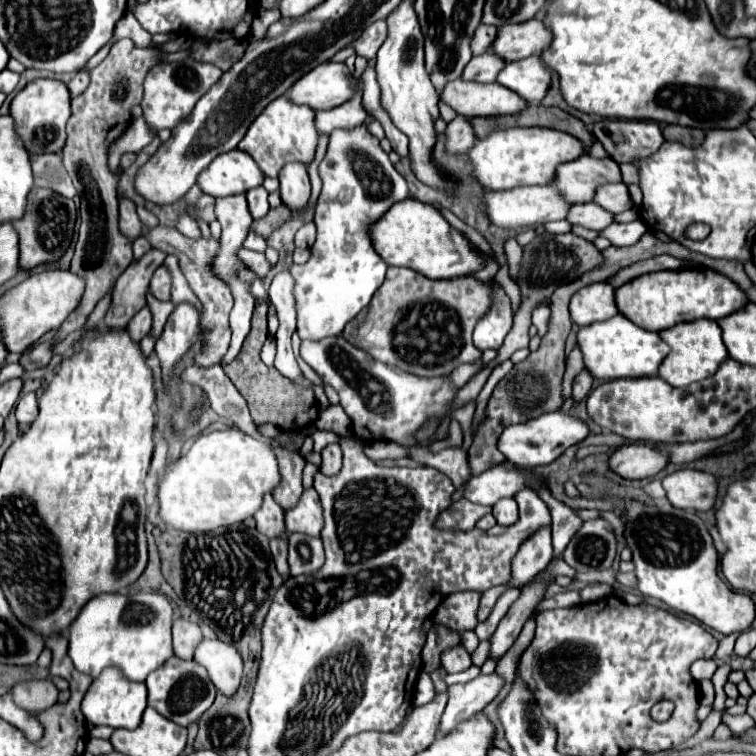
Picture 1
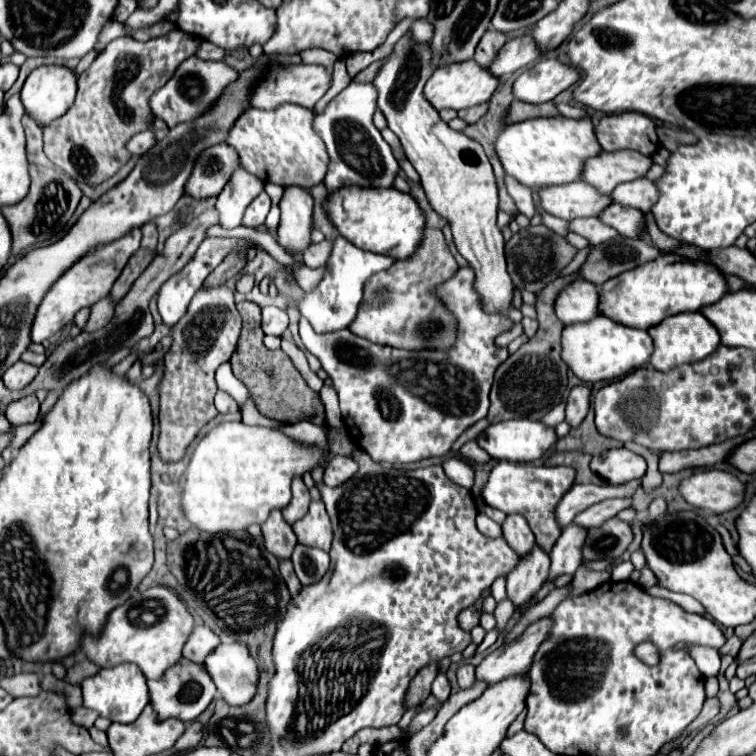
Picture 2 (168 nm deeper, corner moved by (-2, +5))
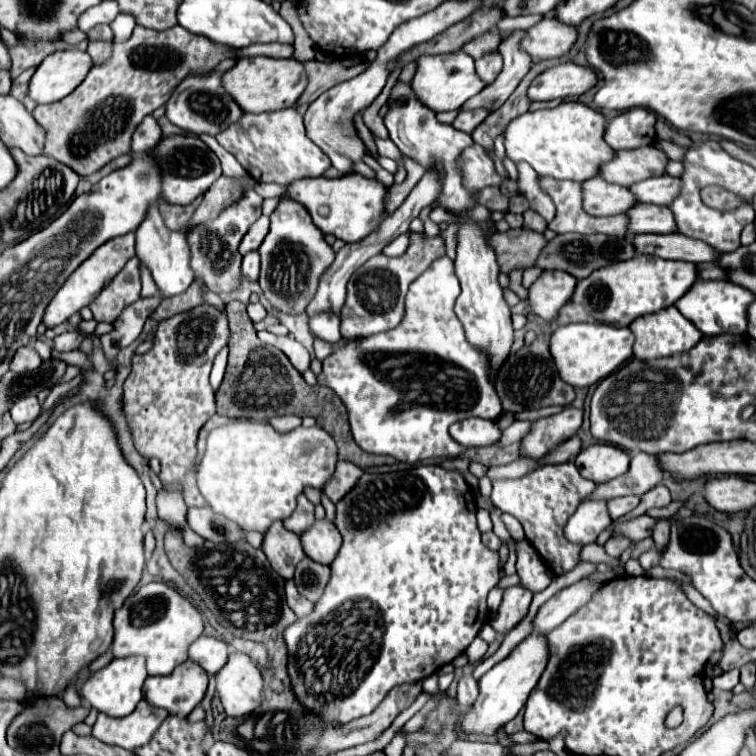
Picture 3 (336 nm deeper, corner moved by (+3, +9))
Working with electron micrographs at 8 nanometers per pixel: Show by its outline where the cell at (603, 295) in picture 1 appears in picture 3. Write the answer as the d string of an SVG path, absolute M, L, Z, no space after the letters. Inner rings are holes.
M545 271L529 287L529 311L545 321L555 321L559 309L573 297L577 279L563 271Z

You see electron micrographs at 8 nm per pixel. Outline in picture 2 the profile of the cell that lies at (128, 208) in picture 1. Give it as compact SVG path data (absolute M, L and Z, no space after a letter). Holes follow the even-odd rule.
M132 229L128 235L116 239L108 245L98 247L96 251L84 255L76 265L72 265L72 269L68 269L68 273L64 273L64 277L60 277L60 281L56 281L56 285L52 285L50 293L46 293L44 301L40 303L36 321L32 325L32 341L42 343L50 335L58 333L64 325L68 325L80 309L92 307L96 301L104 299L110 293L114 281L122 273L128 259L140 249L140 239L142 239L140 229Z

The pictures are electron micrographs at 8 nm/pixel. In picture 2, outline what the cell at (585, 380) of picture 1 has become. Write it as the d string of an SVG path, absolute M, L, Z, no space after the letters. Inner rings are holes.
M586 385L574 387L566 403L566 423L570 423L572 429L580 427L580 423L588 415L588 409L590 409L590 389Z

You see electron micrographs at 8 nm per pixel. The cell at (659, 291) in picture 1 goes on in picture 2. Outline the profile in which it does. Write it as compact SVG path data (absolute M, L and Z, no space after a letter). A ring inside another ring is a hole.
M660 253L654 261L638 265L636 269L620 273L620 277L612 277L612 281L600 285L598 307L600 315L620 325L648 329L670 315L678 315L684 311L700 311L704 305L720 301L726 293L726 279L714 265L704 261L692 261L674 253Z

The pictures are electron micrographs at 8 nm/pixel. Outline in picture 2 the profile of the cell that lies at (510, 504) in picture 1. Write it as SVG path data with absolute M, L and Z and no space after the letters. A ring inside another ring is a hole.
M508 515L508 519L502 525L502 531L504 531L504 539L518 553L518 557L526 557L536 545L532 529L520 515Z

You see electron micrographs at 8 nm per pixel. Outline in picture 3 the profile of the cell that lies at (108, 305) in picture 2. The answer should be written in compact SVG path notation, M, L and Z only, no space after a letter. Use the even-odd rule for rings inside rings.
M67 331L67 333L57 335L57 337L53 339L53 343L55 343L55 349L57 349L57 351L71 351L71 349L77 349L77 347L81 345L83 337L85 337L85 335L79 333L79 331Z

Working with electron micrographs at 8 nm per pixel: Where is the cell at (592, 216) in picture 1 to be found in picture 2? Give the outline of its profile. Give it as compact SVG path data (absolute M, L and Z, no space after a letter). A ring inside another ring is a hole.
M612 203L606 213L600 215L600 221L612 225L624 237L640 237L646 233L646 215L640 209L630 209L618 203Z

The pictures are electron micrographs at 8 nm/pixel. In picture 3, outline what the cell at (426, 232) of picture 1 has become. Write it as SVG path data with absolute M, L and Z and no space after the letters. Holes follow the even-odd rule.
M349 173L337 179L325 179L325 177L299 179L289 185L285 197L303 203L309 215L313 217L313 223L323 233L331 233L345 243L355 243L371 235L387 215L387 207L385 207L387 187L377 179L367 179L359 173Z

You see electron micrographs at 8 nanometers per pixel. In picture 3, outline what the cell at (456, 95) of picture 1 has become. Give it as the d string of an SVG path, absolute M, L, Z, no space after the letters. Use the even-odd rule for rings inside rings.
M457 51L457 53L445 53L445 55L419 57L417 73L411 81L411 87L423 105L427 105L429 109L439 113L439 111L459 109L467 99L477 95L485 87L485 83L477 77L473 59L465 51Z

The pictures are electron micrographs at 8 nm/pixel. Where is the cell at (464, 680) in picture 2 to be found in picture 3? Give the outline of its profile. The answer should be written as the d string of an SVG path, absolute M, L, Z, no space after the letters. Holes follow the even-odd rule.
M463 675L457 683L457 701L463 709L469 709L477 697L477 681L471 675Z

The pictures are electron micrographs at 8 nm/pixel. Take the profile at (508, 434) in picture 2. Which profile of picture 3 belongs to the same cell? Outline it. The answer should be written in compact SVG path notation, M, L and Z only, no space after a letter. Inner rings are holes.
M471 417L451 425L449 433L463 447L489 447L501 441L503 429L495 421Z

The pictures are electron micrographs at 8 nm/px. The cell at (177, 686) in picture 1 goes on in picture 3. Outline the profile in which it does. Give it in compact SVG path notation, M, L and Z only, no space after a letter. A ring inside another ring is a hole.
M185 661L171 675L147 677L143 697L155 707L163 707L169 715L189 715L207 691L209 675L195 661Z

